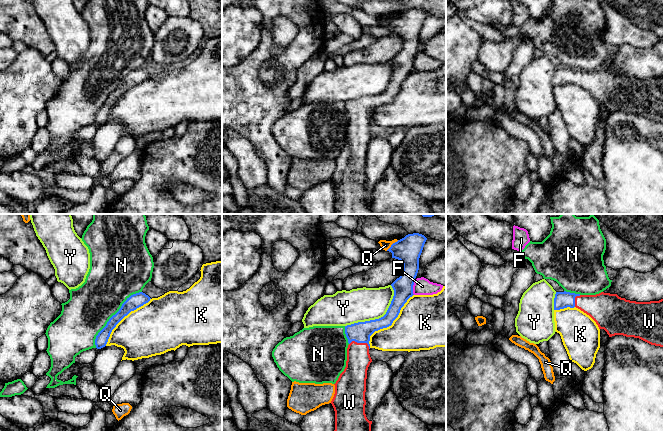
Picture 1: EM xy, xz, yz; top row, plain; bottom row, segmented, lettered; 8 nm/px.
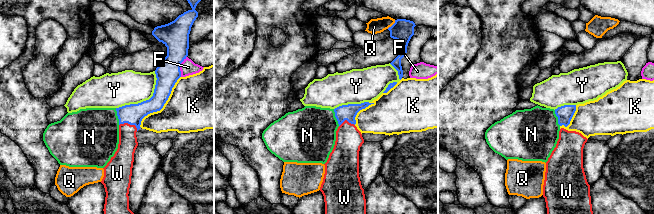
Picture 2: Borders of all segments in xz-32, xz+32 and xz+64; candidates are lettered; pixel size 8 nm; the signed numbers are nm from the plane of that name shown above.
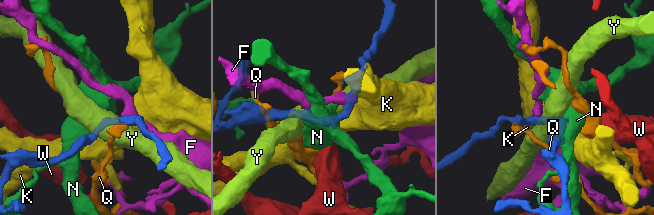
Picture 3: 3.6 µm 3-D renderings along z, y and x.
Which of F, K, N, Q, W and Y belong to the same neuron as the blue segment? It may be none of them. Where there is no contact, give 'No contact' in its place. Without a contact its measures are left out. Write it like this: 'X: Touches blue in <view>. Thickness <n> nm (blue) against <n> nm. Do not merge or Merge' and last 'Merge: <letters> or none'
F: Touches blue in xz. Thickness 160 nm (blue) against 140 nm. Do not merge
K: Touches blue in xz. Thickness 170 nm (blue) against 400 nm. Do not merge
N: Touches blue in xy. Thickness 120 nm (blue) against 380 nm. Do not merge
Q: Touches blue in xz. Thickness 200 nm (blue) against 80 nm. Do not merge
W: Touches blue in xz. Thickness 170 nm (blue) against 190 nm. Merge
Y: Touches blue in xz. Thickness 170 nm (blue) against 280 nm. Do not merge
Merge: W

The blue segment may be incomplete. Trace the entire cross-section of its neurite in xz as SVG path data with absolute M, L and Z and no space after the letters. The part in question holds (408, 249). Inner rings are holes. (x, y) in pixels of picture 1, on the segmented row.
M419 233L408 234L387 250L403 264L403 271L392 284L394 296L386 314L375 320L345 326L348 339L347 361L335 385L331 404L335 411L334 431L371 431L372 421L365 414L367 370L372 362L370 336L392 325L401 308L412 297L419 258L427 238Z

